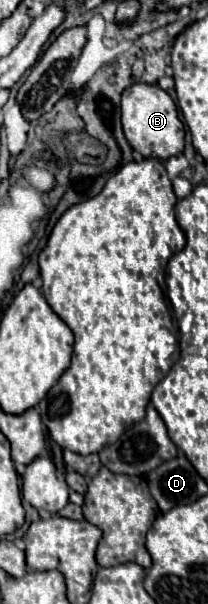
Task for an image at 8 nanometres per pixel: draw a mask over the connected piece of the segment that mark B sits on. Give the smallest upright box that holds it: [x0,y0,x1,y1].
[122,82,184,160]

